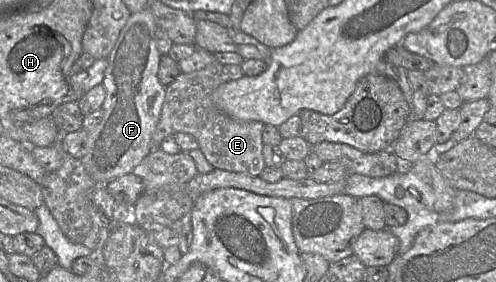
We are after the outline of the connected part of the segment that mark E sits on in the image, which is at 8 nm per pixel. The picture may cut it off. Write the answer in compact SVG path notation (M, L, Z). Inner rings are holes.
M217 61L201 70L180 73L165 87L165 99L152 135L151 150L159 149L166 137L183 132L196 139L199 150L215 169L259 176L266 166L262 154L262 132L265 124L260 121L233 119L217 109L212 101L213 92L221 84L243 76L241 66L221 64Z

